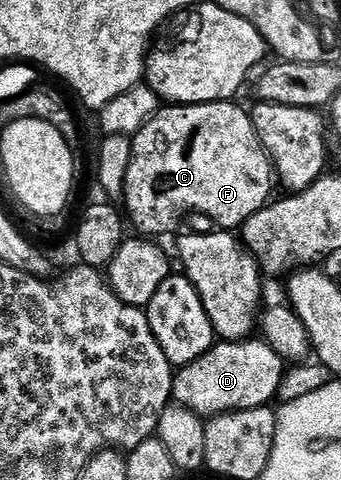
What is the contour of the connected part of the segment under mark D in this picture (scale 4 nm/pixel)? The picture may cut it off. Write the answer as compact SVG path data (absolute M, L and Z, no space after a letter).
M251 338L237 342L218 342L213 348L209 348L200 358L196 358L190 364L183 364L174 374L173 403L182 404L188 410L203 418L223 416L225 412L239 412L249 408L264 408L273 401L278 392L278 386L282 376L286 373L287 365L268 346L265 339Z

